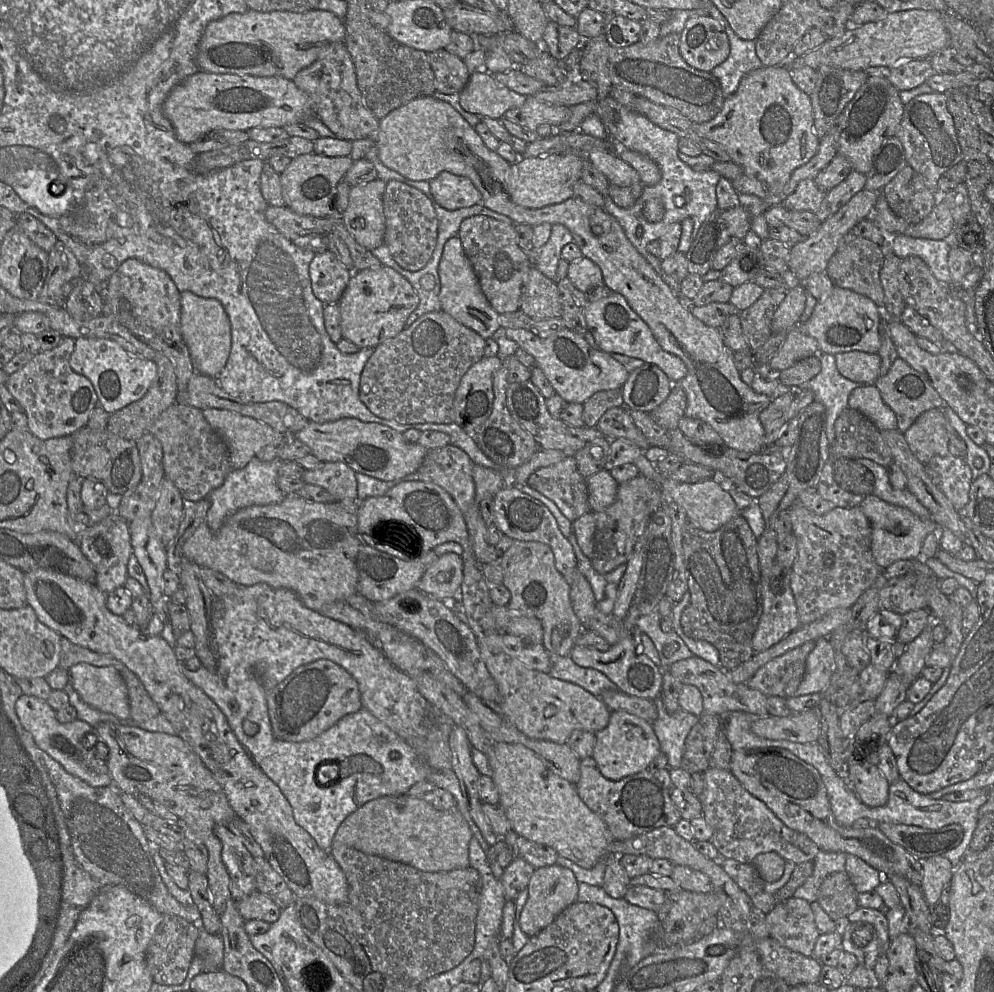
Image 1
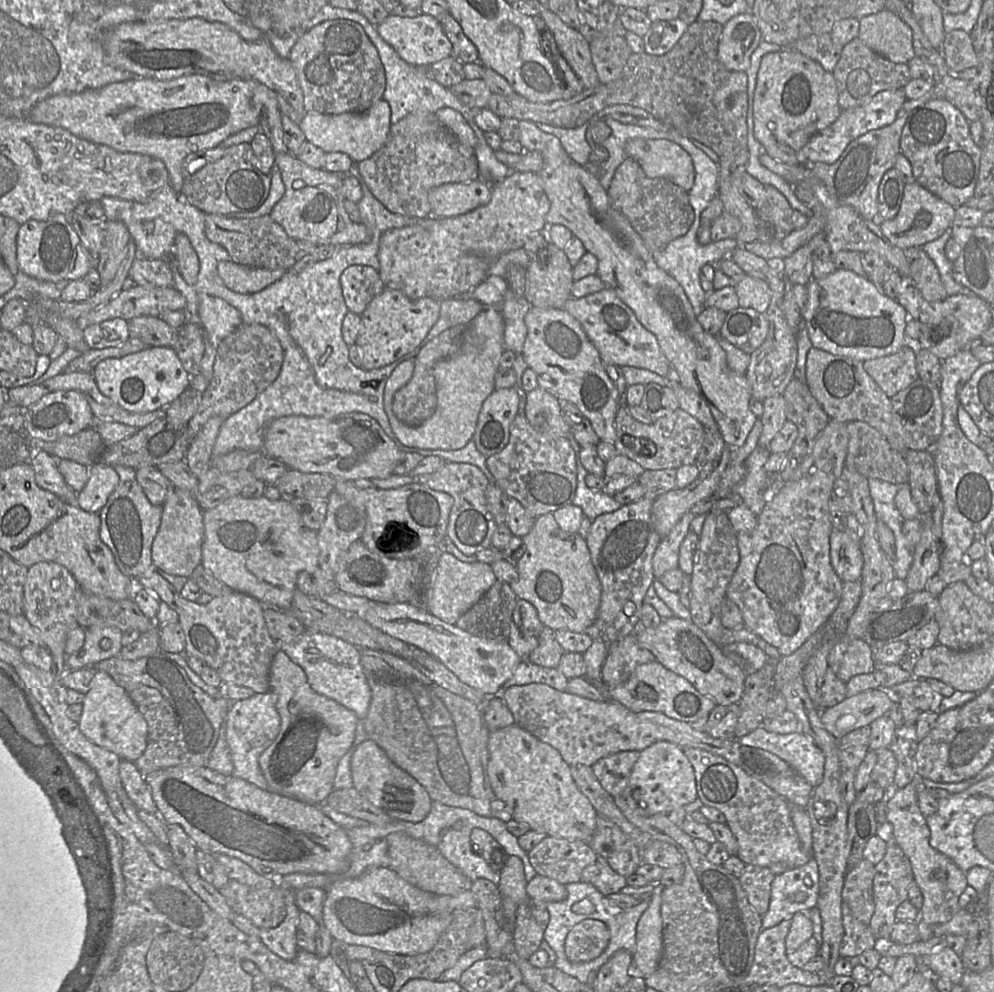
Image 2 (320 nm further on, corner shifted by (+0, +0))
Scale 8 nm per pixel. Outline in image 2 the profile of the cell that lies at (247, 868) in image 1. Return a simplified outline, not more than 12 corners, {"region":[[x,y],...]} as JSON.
{"region":[[292,905],[277,927],[259,931],[269,950],[288,961],[299,952],[300,912]]}

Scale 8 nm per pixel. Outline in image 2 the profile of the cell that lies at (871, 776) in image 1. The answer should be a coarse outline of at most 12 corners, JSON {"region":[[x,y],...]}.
{"region":[[917,777],[884,805],[923,894],[921,940],[961,909],[966,872],[930,845]]}

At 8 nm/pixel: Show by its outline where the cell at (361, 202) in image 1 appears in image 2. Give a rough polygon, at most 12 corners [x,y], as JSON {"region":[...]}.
{"region":[[275,153],[270,216],[296,240],[348,246],[370,232],[344,209],[342,174]]}

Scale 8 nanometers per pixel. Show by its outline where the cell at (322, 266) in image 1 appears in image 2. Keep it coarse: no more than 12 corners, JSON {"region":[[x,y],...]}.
{"region":[[348,266],[340,284],[358,315],[386,288],[378,271]]}

